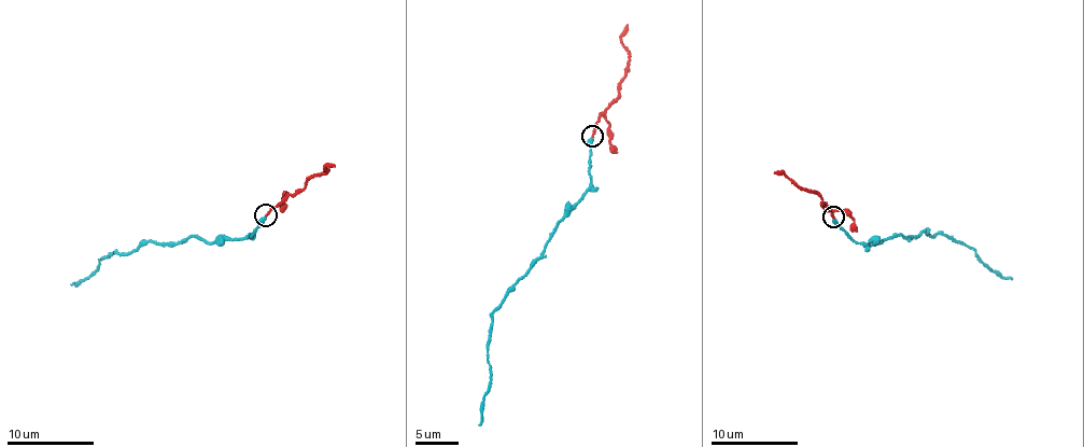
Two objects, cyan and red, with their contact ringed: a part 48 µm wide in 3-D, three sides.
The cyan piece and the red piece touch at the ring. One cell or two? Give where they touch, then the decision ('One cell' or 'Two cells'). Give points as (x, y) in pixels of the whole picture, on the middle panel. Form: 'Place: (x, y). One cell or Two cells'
Place: (592, 136). One cell

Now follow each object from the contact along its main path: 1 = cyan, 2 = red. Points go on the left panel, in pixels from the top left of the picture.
1: (266, 217), (256, 232), (241, 237), (211, 242), (197, 235), (116, 250), (99, 261), (94, 275), (71, 284)
2: (266, 214), (304, 186), (307, 180), (326, 172), (325, 167), (334, 166)

